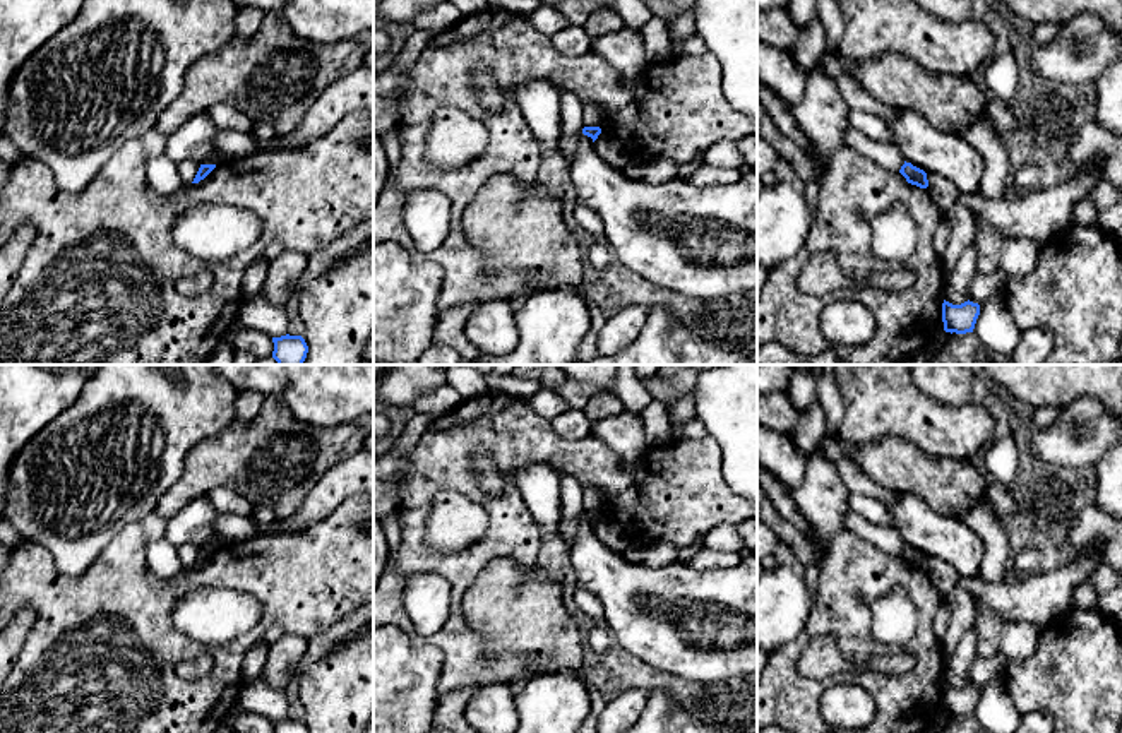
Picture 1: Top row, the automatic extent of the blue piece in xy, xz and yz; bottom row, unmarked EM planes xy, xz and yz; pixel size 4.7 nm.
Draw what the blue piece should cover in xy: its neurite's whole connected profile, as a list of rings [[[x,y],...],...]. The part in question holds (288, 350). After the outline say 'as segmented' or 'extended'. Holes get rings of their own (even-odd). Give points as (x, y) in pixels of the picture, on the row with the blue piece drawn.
[[[281,336],[272,337],[274,351],[272,358],[278,365],[303,365],[308,346],[301,336]]]; as segmented

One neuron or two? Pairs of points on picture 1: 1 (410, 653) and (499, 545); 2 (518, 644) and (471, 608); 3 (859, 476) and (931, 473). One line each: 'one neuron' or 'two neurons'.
1: two neurons
2: one neuron
3: two neurons

